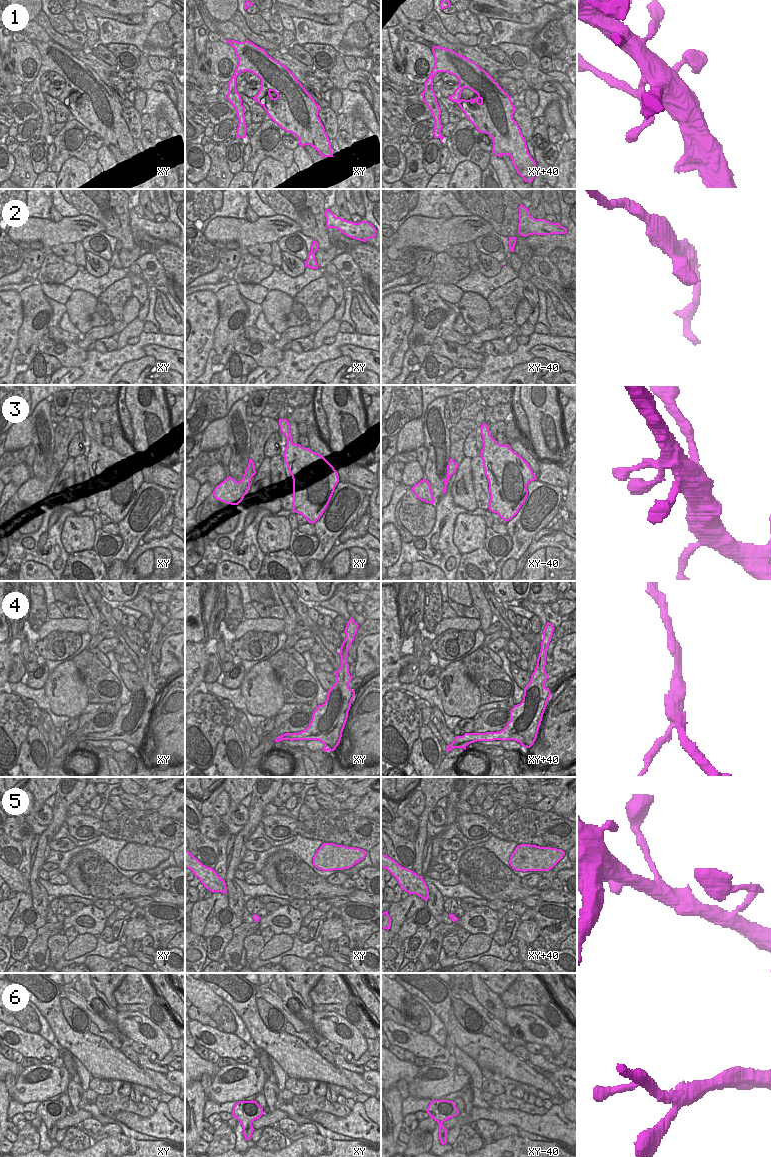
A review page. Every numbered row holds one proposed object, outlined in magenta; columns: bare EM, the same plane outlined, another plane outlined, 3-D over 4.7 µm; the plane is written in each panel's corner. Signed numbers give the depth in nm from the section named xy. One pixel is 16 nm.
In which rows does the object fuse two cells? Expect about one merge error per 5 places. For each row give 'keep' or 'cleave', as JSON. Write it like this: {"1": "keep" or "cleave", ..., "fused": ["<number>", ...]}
{"1": "keep", "2": "keep", "3": "keep", "4": "cleave", "5": "keep", "6": "keep", "fused": ["4"]}

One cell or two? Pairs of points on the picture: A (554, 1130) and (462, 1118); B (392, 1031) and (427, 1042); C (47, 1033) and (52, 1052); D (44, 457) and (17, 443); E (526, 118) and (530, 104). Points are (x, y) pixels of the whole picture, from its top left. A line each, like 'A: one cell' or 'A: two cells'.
A: one cell
B: one cell
C: two cells
D: two cells
E: two cells

